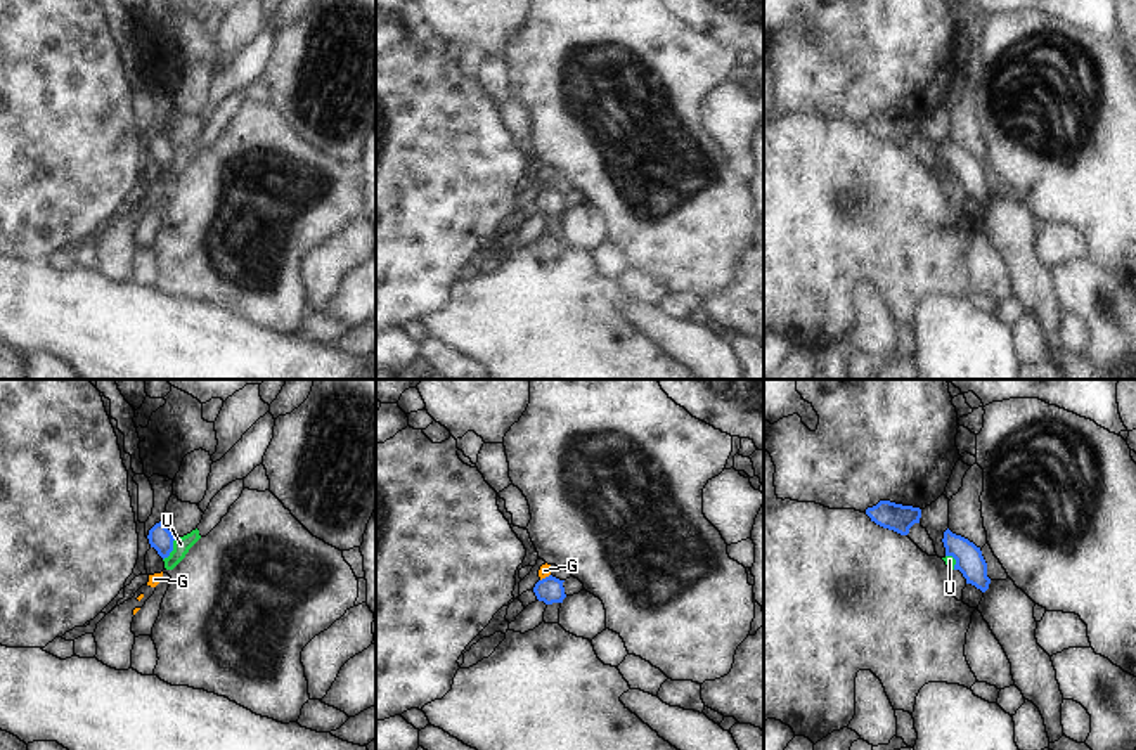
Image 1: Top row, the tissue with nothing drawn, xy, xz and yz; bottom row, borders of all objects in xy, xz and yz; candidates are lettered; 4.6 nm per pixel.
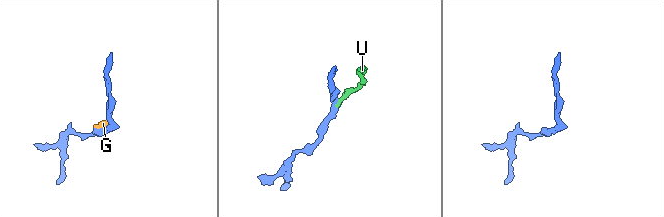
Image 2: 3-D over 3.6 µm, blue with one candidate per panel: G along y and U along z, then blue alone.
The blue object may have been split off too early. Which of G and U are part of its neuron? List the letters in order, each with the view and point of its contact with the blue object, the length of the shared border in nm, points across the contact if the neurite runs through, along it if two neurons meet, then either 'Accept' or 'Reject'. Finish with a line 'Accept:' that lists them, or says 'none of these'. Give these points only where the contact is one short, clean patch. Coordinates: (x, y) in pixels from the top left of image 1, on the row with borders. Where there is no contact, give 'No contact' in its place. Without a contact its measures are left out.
G: Touches blue at xz (546, 577). Shared border 60 nm. Reject
U: Touches blue at xy (172, 549). Shared border 130 nm. Boundary: xy (175, 537), (174, 549), (163, 560). Reject
Accept: none of these

